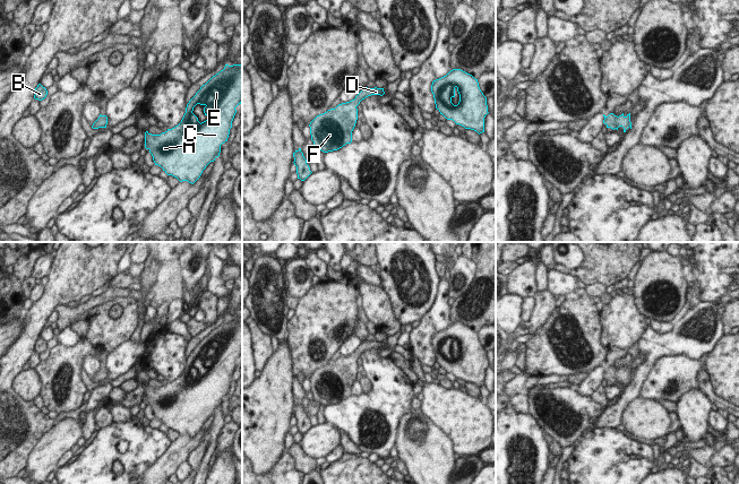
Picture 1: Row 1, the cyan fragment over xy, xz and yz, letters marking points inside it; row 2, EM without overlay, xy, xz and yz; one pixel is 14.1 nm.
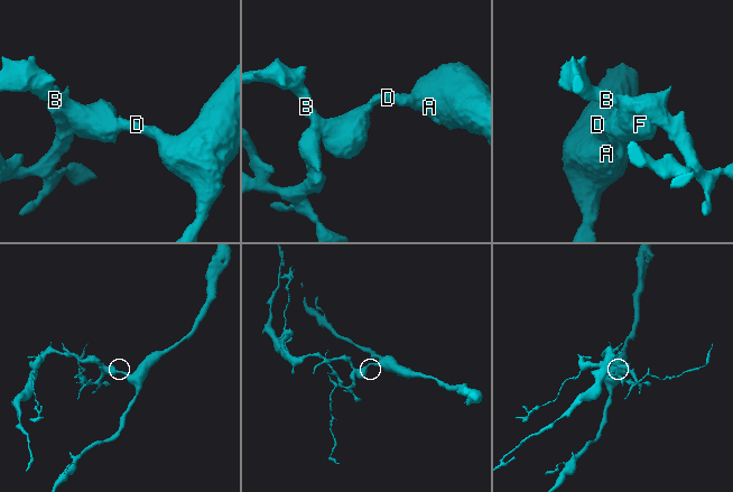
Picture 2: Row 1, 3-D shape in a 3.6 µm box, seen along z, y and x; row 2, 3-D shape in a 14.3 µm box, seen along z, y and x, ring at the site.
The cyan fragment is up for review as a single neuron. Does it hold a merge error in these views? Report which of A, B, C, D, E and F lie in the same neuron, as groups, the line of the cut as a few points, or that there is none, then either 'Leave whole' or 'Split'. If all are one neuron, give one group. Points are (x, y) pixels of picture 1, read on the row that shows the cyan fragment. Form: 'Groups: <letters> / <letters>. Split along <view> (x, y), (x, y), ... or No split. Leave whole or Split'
Groups: A B C D E F. No split. Leave whole

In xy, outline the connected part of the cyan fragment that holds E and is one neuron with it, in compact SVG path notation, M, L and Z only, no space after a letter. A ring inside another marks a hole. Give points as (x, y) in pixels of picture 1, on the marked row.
M225 64L224 69L213 76L196 95L189 101L181 122L161 135L145 132L145 148L153 156L167 175L177 178L180 182L188 181L194 184L206 166L220 156L221 145L227 141L232 121L237 113L235 107L242 103L242 64ZM204 105L207 120L199 122L192 113L194 107Z

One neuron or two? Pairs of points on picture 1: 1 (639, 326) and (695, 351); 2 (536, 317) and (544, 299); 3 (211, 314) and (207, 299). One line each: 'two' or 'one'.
1: two
2: one
3: one

